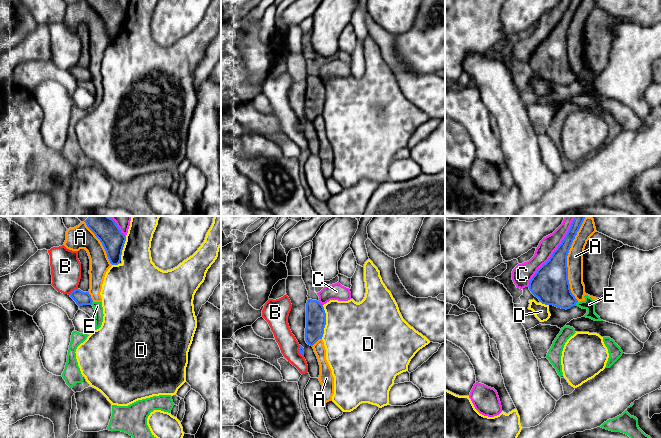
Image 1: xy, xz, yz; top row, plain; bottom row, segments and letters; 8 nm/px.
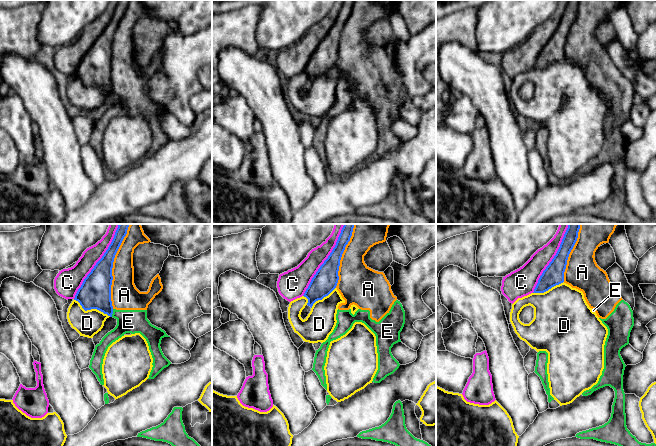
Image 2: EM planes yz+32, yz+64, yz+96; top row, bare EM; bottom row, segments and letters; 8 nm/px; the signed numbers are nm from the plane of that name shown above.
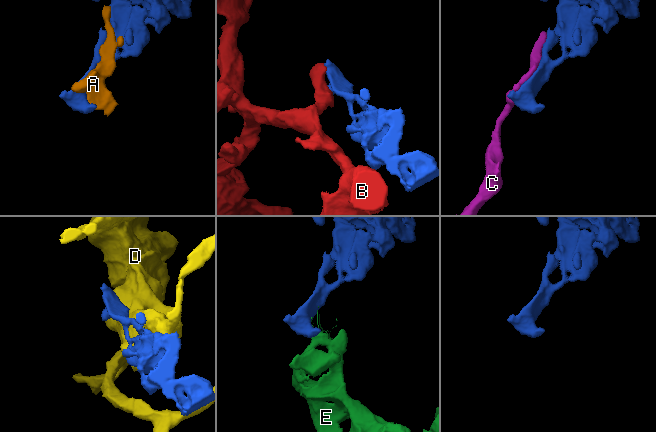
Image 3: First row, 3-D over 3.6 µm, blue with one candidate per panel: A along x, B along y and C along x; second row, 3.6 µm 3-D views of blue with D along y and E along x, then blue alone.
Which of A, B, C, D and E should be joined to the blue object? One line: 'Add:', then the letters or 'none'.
Add: none

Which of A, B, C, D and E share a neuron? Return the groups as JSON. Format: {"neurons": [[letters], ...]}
{"neurons": [["A", "E"], ["B"], ["C"], ["D"]]}

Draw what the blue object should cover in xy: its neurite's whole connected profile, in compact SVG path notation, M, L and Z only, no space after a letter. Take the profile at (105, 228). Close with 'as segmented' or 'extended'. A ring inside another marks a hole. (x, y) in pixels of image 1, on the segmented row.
M88 216L84 222L102 243L110 263L118 265L126 237L116 222L109 216Z; as segmented

